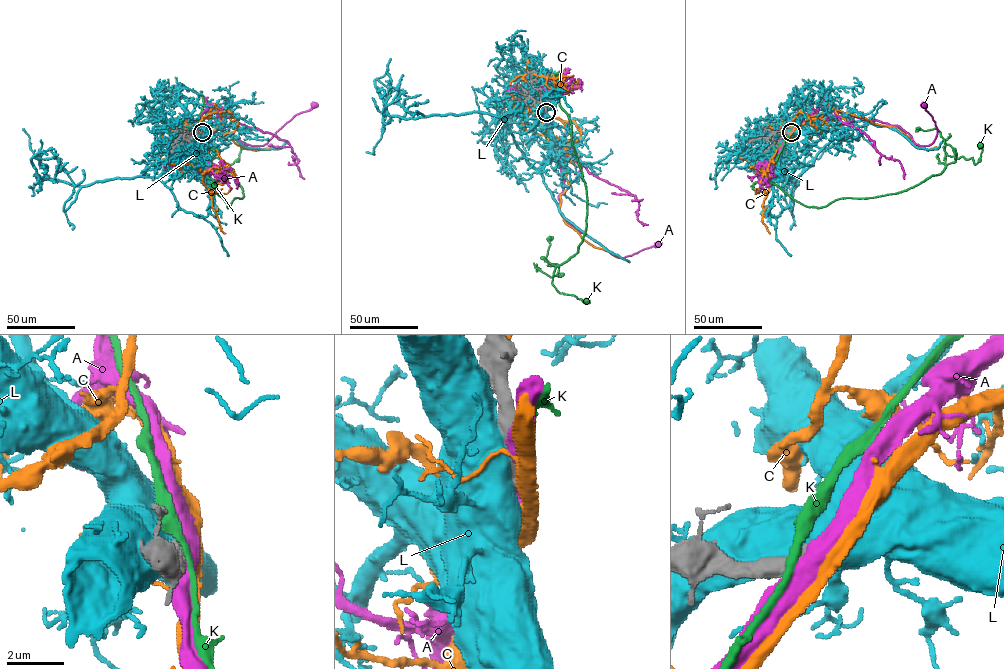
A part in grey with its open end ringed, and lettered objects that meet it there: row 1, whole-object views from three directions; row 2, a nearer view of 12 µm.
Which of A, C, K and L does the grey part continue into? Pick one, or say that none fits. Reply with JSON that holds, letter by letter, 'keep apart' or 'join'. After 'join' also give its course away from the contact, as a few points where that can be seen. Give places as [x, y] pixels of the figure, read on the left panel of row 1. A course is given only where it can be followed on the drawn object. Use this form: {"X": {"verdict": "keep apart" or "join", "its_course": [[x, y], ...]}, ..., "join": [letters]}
{"A": {"verdict": "keep apart"}, "C": {"verdict": "keep apart"}, "K": {"verdict": "keep apart"}, "L": {"verdict": "keep apart"}, "join": []}

